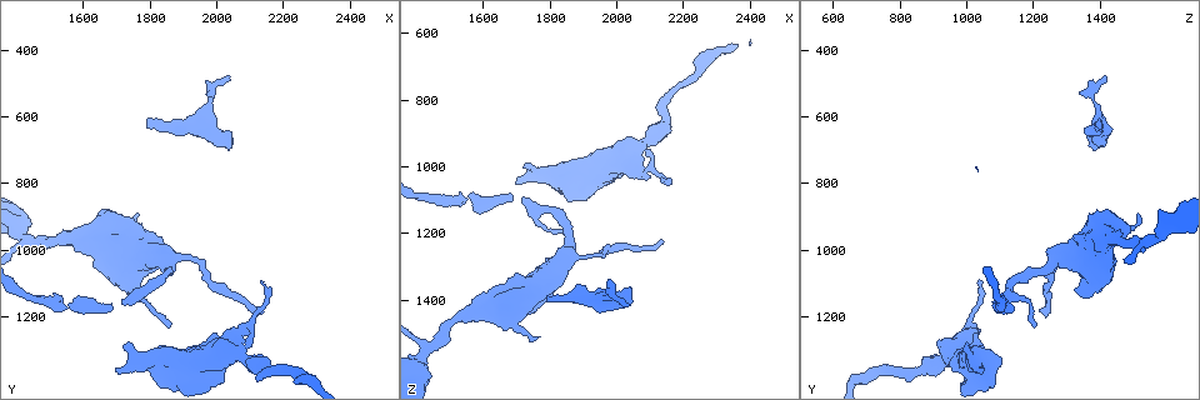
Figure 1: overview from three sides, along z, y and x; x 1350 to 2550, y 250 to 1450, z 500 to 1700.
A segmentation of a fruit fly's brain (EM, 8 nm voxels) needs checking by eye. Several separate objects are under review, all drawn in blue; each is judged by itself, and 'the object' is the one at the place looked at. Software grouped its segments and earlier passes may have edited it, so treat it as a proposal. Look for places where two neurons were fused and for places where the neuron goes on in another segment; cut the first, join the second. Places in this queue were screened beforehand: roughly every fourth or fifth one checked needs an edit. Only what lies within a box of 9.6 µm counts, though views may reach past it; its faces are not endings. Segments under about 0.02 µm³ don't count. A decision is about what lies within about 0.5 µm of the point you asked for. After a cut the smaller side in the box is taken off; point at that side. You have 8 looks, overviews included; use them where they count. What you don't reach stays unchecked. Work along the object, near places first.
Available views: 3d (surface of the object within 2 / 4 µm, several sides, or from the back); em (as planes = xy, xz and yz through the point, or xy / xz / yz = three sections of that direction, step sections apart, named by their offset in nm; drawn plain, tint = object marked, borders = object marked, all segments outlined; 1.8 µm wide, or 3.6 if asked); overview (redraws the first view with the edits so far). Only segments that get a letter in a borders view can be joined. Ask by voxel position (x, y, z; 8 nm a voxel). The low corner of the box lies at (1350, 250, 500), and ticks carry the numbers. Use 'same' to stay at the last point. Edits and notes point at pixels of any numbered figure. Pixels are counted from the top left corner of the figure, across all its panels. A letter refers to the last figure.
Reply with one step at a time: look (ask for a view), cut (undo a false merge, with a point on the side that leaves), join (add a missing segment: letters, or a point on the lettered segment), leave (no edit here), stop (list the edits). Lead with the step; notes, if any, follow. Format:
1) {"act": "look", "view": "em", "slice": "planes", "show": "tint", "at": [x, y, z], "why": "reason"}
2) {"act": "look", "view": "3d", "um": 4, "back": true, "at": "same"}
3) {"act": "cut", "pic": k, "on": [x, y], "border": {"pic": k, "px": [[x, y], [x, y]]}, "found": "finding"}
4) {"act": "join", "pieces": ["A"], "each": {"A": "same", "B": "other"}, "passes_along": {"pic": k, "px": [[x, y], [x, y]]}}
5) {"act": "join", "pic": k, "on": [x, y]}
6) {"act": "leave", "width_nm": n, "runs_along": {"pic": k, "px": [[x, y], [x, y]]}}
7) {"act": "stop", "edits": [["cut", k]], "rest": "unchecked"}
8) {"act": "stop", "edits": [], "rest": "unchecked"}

{"act": "look", "view": "3d", "um": 2, "at": [1690, 1170, 1100], "why": "free end"}

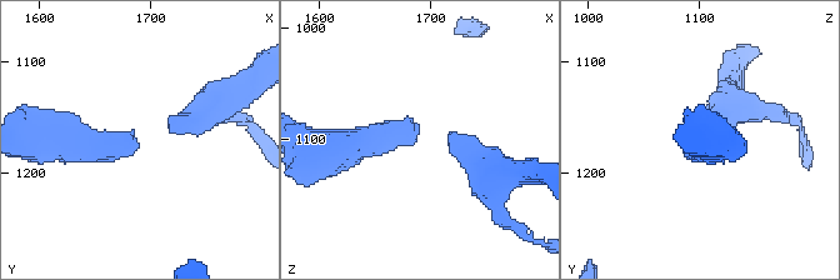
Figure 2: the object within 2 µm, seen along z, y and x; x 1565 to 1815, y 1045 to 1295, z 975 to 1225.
{"act": "look", "view": "em", "slice": "xz", "step": 8, "show": "plain", "at": [1686, 1170, 1092], "why": "need the tissue"}

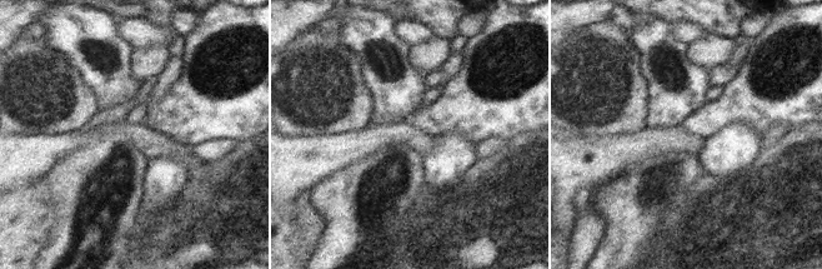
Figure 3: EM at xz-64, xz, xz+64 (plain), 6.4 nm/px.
{"act": "look", "view": "em", "slice": "xz", "step": 8, "show": "borders", "at": "same"}

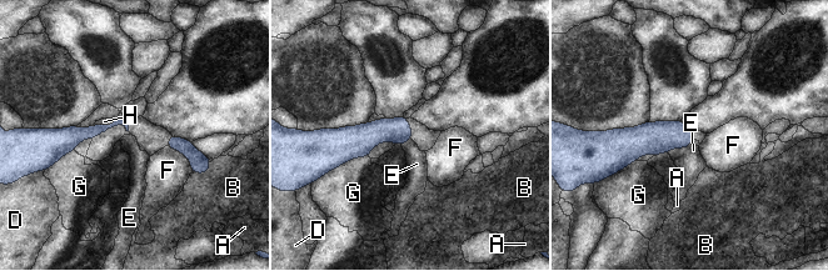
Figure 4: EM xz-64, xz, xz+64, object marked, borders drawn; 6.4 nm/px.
{"act": "leave", "each": {"A": "other", "B": "other", "D": "other", "E": "other", "F": "other", "G": "other", "H": "other"}, "border": {"pic": 4, "px": [[691, 144], [673, 147], [668, 152]]}, "found": "no lettered segment goes on from it"}

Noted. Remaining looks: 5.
{"act": "look", "view": "em", "slice": "planes", "show": "borders", "at": [1790, 630, 1400]}

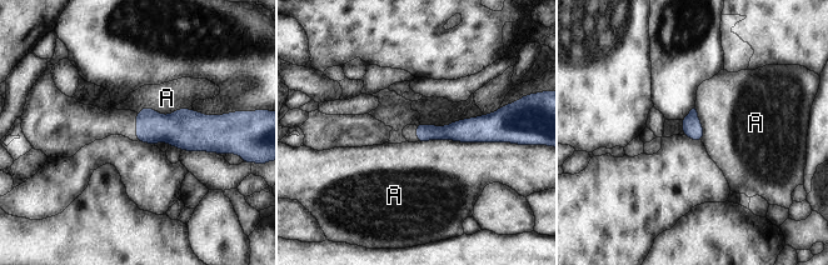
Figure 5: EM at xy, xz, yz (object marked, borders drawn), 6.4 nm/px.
{"act": "leave", "each": {"A": "other"}, "runs_along": {"pic": 5, "px": [[492, 129], [425, 133], [419, 139]]}, "found": "none of them fits"}

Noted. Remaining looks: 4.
{"act": "look", "view": "em", "um": 3.6, "slice": "planes", "show": "borders", "at": [2040, 690, 1360], "why": "thick end"}

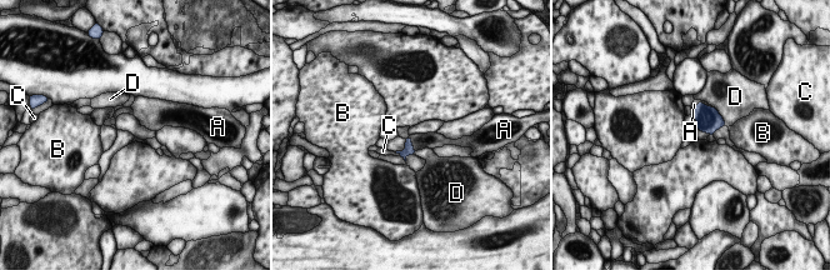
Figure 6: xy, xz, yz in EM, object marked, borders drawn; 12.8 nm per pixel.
{"act": "join", "pieces": ["A"], "each": {"A": "same", "B": "other", "C": "other", "D": "other"}, "passes_along": {"pic": 6, "px": [[708, 119], [699, 103], [694, 104]]}, "found": "it goes on there"}

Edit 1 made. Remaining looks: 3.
{"act": "stop", "edits": [["join", 6]], "rest": "unchecked"}

